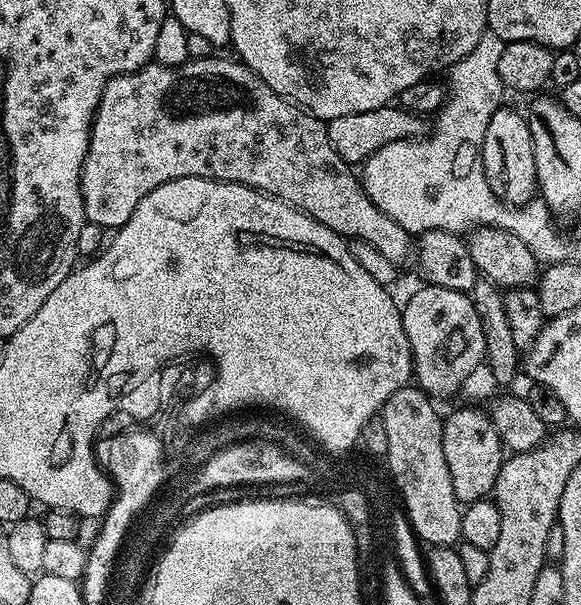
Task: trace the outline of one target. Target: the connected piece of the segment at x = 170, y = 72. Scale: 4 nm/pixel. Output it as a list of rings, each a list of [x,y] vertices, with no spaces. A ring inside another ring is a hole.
[[[189,59],[187,64],[183,64],[177,69],[150,62],[145,68],[139,68],[137,72],[127,72],[121,76],[113,76],[109,80],[107,86],[102,90],[100,101],[96,107],[96,114],[92,118],[92,129],[88,135],[86,158],[80,171],[80,193],[82,194],[84,215],[87,223],[96,224],[101,230],[108,230],[108,228],[118,230],[127,222],[130,214],[134,214],[138,202],[142,202],[142,198],[146,194],[150,194],[150,190],[154,190],[171,180],[197,176],[198,178],[218,180],[226,184],[241,184],[247,188],[258,190],[264,193],[265,196],[272,196],[275,200],[281,200],[284,204],[290,205],[291,208],[296,208],[299,212],[306,213],[310,218],[322,222],[322,226],[334,230],[339,236],[370,245],[370,247],[382,254],[383,258],[386,258],[388,262],[395,266],[401,266],[407,260],[411,261],[414,256],[413,233],[402,230],[402,226],[395,224],[389,216],[382,214],[382,210],[378,210],[378,206],[374,206],[374,202],[366,194],[363,183],[358,179],[357,173],[356,176],[352,173],[355,172],[353,165],[347,164],[334,150],[334,146],[330,146],[327,123],[319,120],[317,116],[311,116],[309,112],[305,112],[303,108],[293,104],[292,101],[285,100],[283,96],[278,95],[274,90],[270,90],[270,86],[266,86],[262,82],[262,78],[255,76],[246,65],[240,63],[239,59],[216,59]]]

